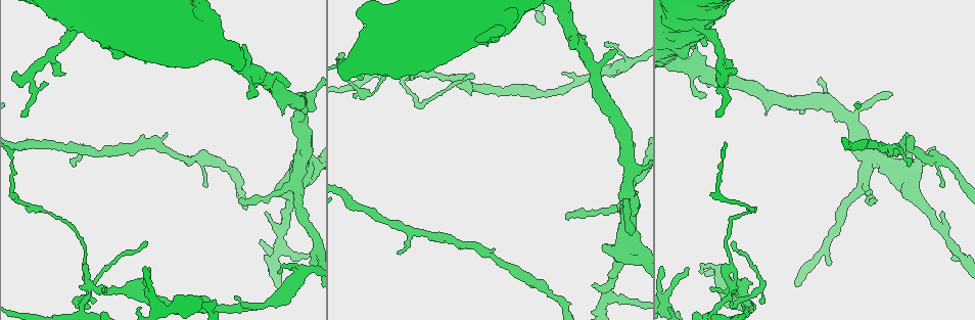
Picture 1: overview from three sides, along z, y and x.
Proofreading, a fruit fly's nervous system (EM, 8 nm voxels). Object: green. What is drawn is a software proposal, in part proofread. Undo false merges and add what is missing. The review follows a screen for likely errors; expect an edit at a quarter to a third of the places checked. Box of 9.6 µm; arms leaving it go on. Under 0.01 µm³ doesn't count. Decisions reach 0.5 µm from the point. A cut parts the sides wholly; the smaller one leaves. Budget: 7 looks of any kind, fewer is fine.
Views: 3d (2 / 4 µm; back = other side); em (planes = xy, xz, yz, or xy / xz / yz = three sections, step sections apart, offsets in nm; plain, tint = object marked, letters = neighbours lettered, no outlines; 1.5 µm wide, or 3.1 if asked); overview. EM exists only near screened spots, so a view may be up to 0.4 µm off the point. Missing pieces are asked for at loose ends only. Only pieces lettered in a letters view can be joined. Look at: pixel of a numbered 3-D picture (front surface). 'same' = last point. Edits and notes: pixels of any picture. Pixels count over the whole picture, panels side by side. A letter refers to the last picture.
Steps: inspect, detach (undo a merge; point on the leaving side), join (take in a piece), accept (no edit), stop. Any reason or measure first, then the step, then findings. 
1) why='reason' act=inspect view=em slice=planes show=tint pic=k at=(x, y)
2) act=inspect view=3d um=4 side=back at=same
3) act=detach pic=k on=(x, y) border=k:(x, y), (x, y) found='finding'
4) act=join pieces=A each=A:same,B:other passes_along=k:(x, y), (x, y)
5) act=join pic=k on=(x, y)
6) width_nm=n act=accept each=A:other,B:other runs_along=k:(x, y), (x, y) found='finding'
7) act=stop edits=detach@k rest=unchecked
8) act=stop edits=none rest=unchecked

why='thin end' act=inspect view=3d um=2 pic=1 at=(235, 297)

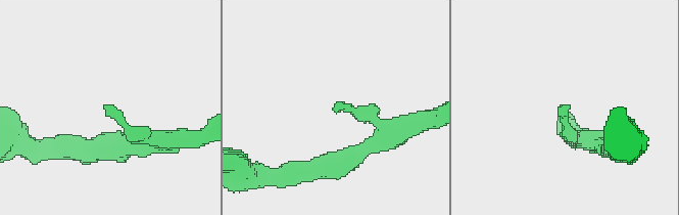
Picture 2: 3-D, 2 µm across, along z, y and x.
act=inspect view=em slice=xz step=8 show=letters pic=2 at=(336, 112)

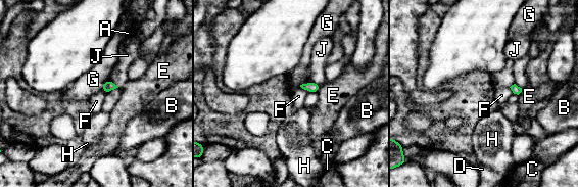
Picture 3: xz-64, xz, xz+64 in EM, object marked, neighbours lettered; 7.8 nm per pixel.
act=accept each=A:other,B:other,C:other,D:other,E:other,F:other,G:other,H:other,J:other found='none of them fits'

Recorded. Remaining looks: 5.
why='four arms meet' act=inspect view=3d um=4 pic=1 at=(726, 296)

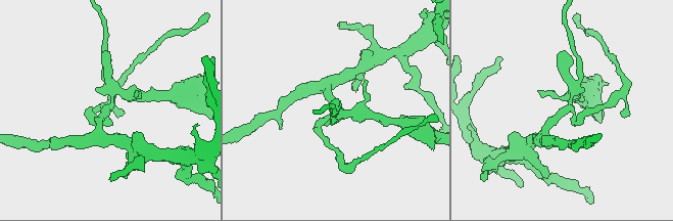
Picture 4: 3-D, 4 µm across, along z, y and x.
why='shape alone is not enough' act=inspect view=em slice=planes show=plain pic=4 at=(110, 106)

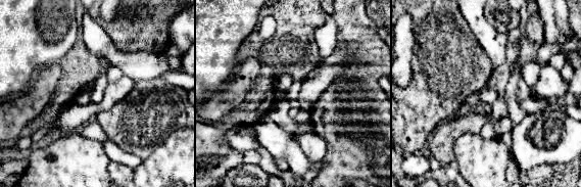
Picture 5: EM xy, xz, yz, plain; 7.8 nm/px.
why='see the neighbours' act=inspect view=em slice=planes show=letters at=same

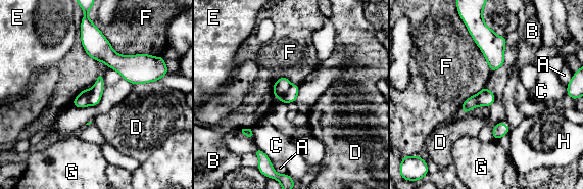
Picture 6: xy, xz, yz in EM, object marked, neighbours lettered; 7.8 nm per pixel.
width_nm=140 act=detach pic=6 on=(96, 93) each=A:other,B:other,C:other,D:other,E:other,F:other,G:other,H:other border=6:(90, 89), (88, 105) found='a second cell is stuck on'

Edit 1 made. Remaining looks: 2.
act=stop edits=detach@6 rest=unchecked

